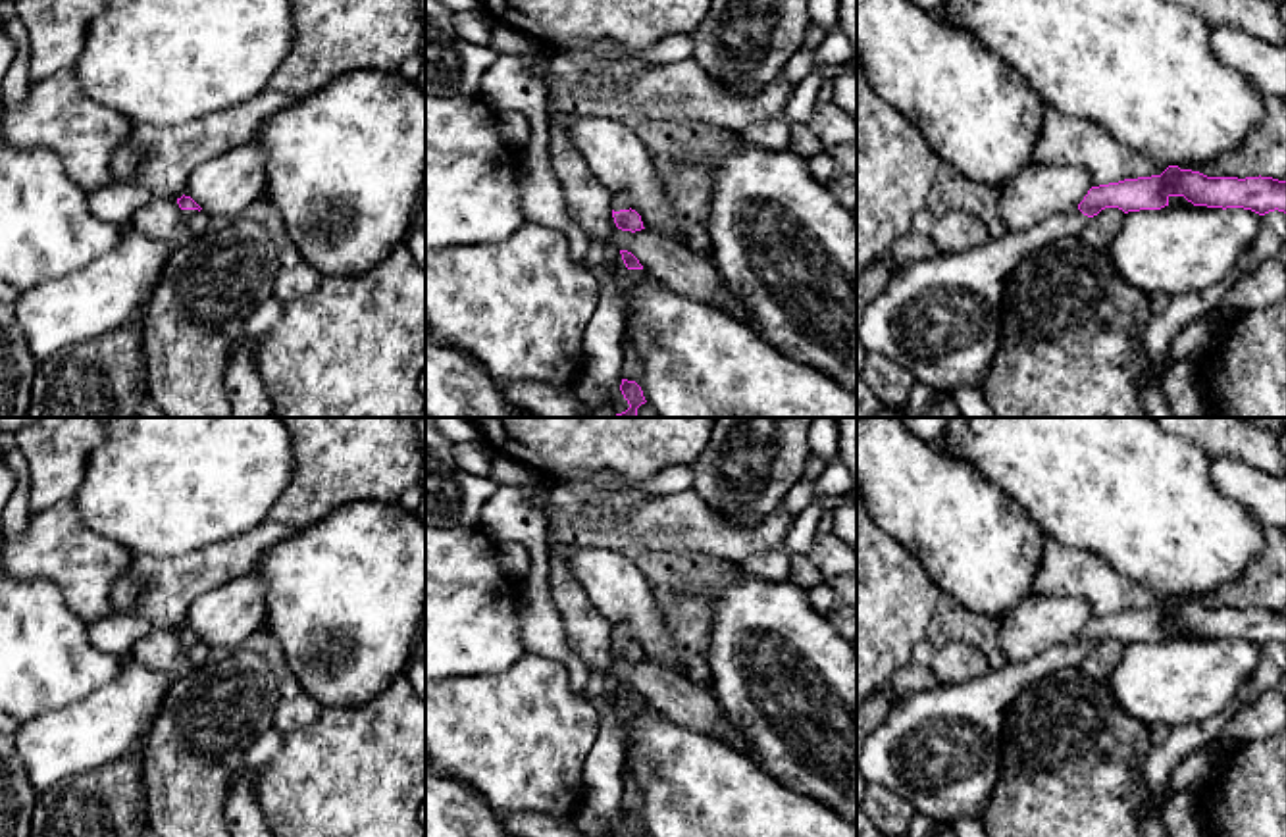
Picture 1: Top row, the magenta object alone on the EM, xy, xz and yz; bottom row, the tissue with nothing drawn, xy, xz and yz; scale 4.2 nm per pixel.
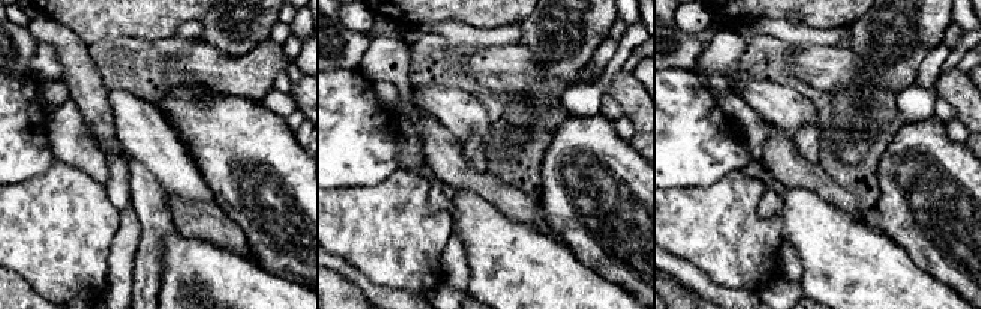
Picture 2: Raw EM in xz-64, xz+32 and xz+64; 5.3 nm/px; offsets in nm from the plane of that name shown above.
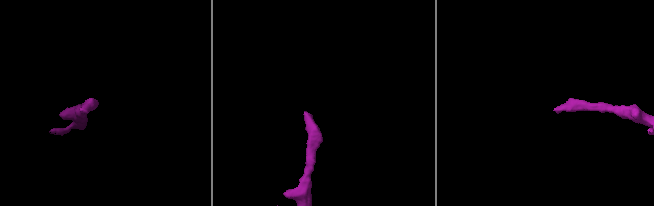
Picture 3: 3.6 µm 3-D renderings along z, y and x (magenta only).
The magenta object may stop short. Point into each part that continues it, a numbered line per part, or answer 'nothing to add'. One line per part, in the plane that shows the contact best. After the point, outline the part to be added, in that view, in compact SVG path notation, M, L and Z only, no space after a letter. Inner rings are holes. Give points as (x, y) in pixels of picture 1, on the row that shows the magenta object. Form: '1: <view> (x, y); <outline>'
1: xy (197, 220); M181 210L183 219L187 221L187 225L196 233L204 233L208 227L208 216L200 210Z

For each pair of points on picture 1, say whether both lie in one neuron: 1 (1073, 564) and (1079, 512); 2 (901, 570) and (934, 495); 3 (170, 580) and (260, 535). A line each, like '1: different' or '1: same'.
1: different
2: different
3: same

